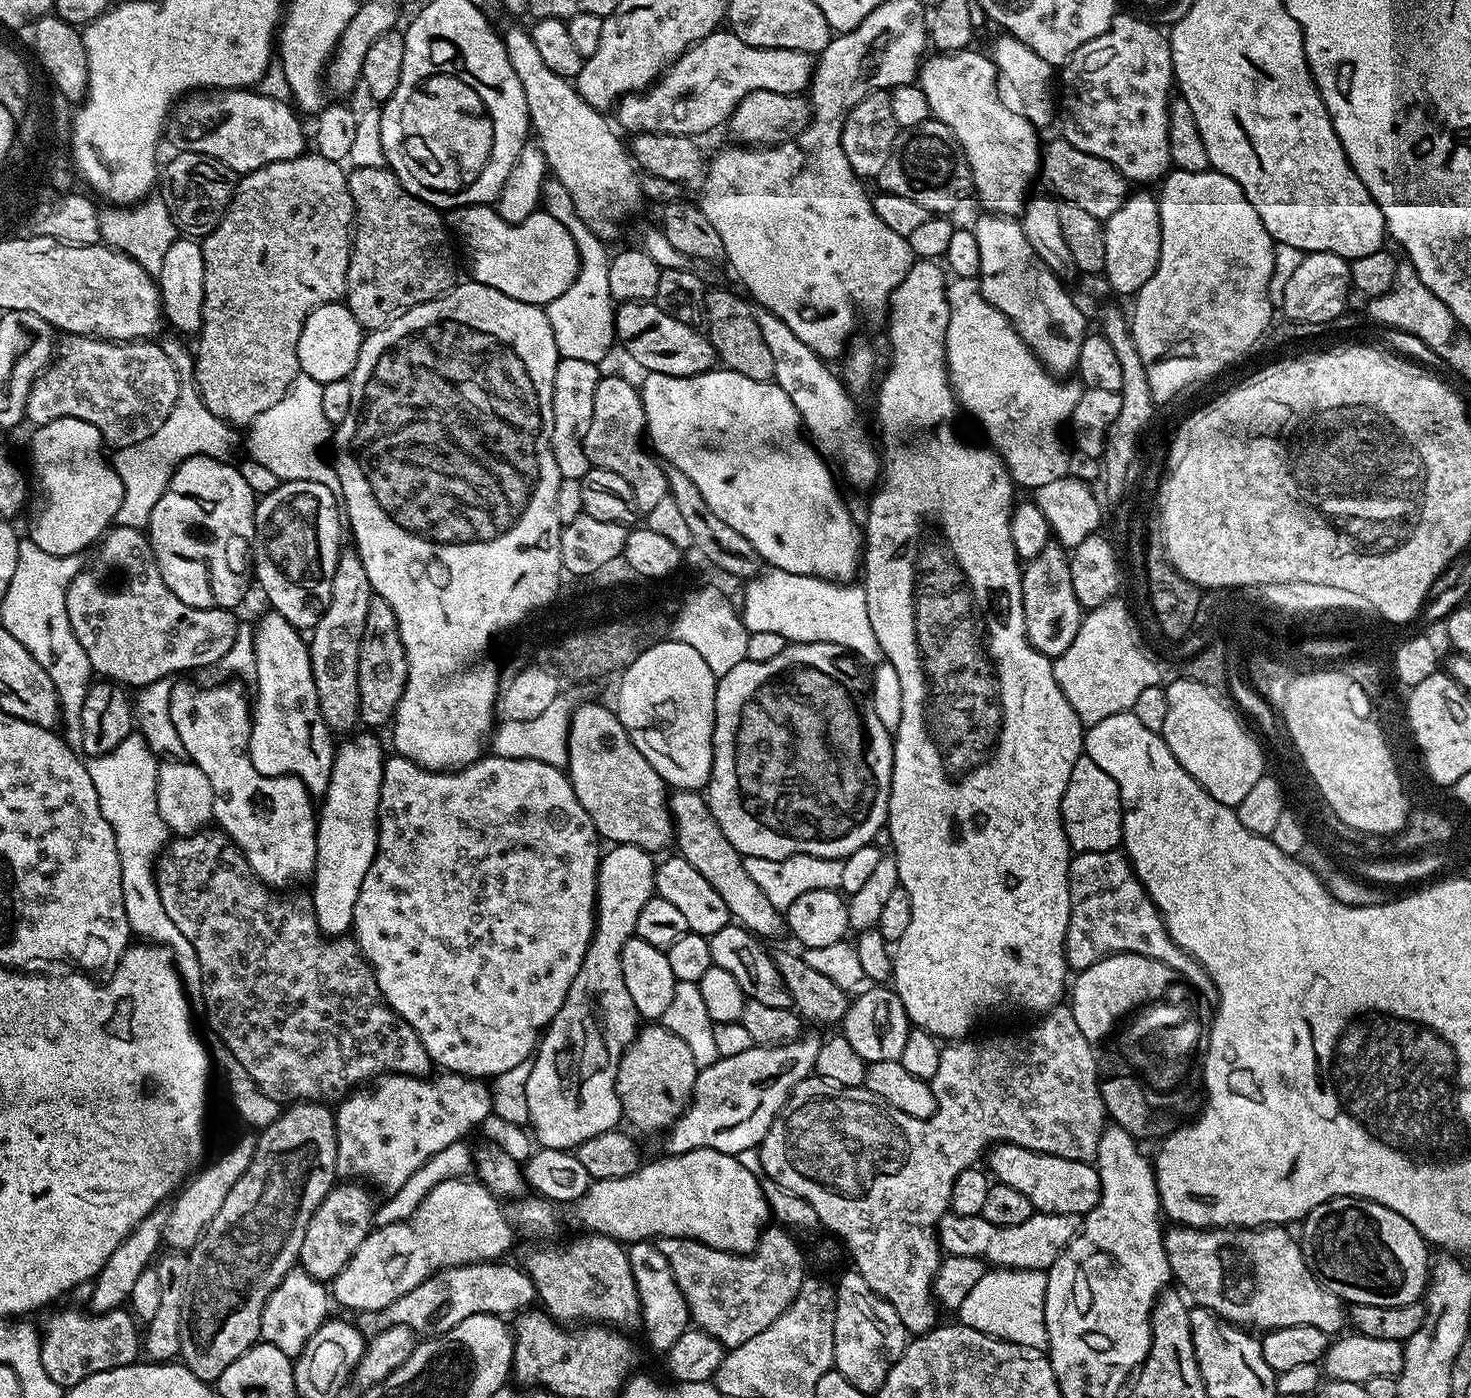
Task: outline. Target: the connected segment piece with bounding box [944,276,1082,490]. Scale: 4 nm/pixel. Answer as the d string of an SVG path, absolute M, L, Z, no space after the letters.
M955 277L947 285L950 322L945 346L948 348L948 382L964 408L984 427L987 443L999 452L1017 485L1035 490L1069 475L1069 449L1064 449L1066 425L1082 391L1079 383L1059 384L1007 318L980 292L976 278Z

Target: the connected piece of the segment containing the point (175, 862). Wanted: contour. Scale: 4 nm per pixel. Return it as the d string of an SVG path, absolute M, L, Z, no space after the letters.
M201 830L194 836L182 836L173 839L161 852L154 867L156 869L156 885L158 896L162 898L162 906L174 926L194 946L194 954L198 958L200 967L200 982L198 991L204 995L204 1008L208 1011L208 1024L216 1031L219 1043L227 1048L238 1062L242 1062L242 1070L250 1074L266 1098L278 1102L282 1106L299 1104L301 1102L340 1102L349 1095L350 1090L357 1086L367 1085L385 1074L397 1076L423 1076L427 1077L433 1071L432 1059L426 1054L426 1046L418 1038L418 1034L410 1025L403 1023L396 1011L384 1000L378 990L378 982L374 978L372 968L364 961L359 946L352 938L325 938L312 912L312 905L307 895L297 900L279 900L279 895L273 894L250 870L246 858L239 848L231 843L227 836L219 830Z

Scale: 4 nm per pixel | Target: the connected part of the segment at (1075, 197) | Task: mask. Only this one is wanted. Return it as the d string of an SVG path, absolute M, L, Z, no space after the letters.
M1063 138L1052 140L1049 144L1047 141L1043 145L1042 176L1048 179L1049 186L1053 188L1051 191L1063 203L1079 206L1102 222L1111 218L1114 210L1118 210L1130 195L1129 181L1124 179L1117 168L1110 166L1110 162L1070 146L1070 142Z

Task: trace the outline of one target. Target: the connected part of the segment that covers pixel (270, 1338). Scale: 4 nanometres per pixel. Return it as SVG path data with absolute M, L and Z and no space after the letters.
M293 1270L266 1298L266 1306L262 1310L260 1323L260 1340L270 1346L278 1346L282 1354L297 1357L301 1350L310 1342L314 1330L322 1326L329 1319L328 1304L330 1292L321 1281L308 1276L303 1270Z

